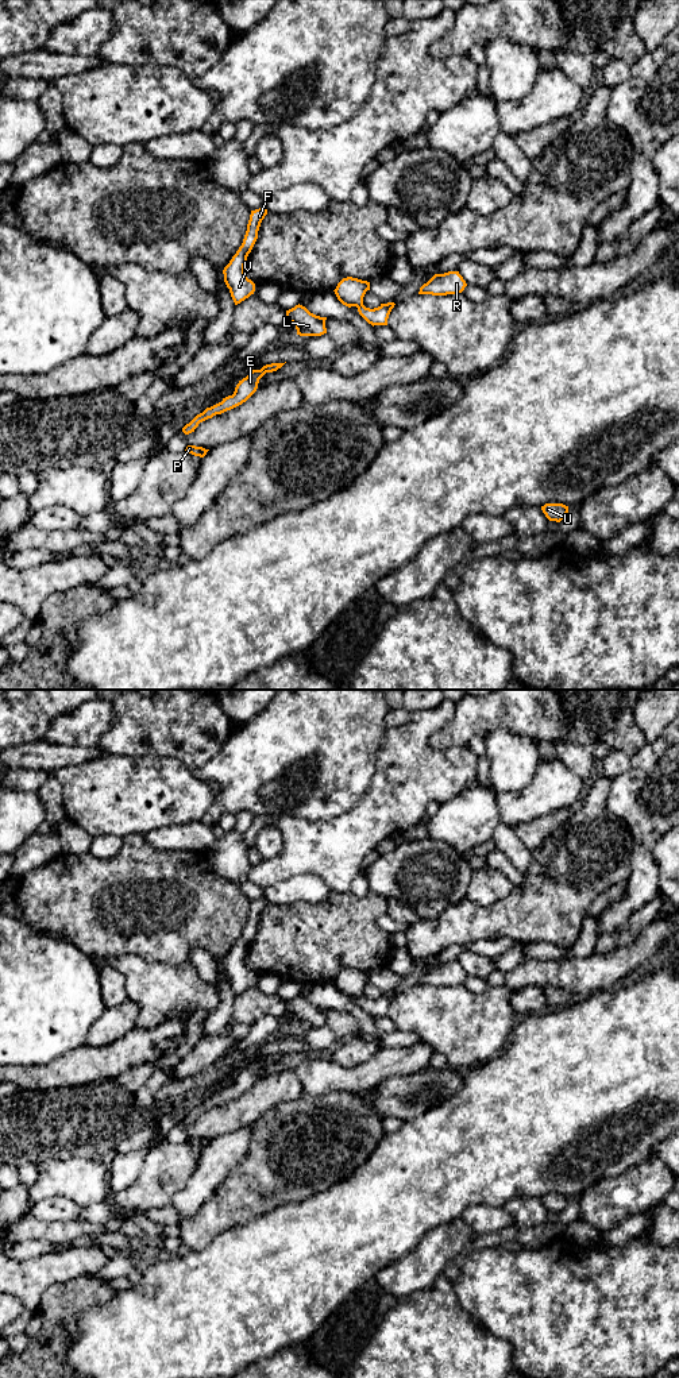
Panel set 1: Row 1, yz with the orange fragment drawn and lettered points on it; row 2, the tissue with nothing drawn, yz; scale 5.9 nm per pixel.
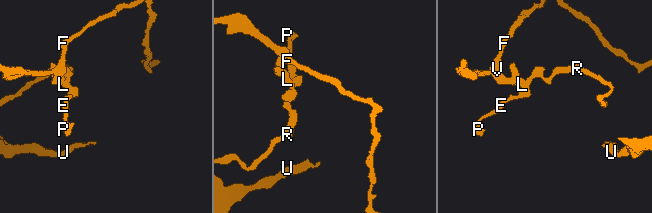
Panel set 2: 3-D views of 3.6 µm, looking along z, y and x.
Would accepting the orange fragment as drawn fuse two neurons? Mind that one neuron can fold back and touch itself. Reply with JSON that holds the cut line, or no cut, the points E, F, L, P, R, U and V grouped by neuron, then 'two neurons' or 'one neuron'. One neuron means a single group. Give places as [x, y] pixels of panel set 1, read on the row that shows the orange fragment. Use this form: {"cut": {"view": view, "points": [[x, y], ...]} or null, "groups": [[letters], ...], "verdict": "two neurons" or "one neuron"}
{"cut": {"view": "yz", "points": [[363, 305], [358, 311]]}, "groups": [["E", "F", "L", "P", "V"], ["R", "U"]], "verdict": "two neurons"}

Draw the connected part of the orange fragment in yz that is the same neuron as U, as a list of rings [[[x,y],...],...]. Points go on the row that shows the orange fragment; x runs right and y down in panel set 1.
[[[545,503],[541,506],[543,513],[549,521],[560,522],[568,513],[568,506],[563,503]]]

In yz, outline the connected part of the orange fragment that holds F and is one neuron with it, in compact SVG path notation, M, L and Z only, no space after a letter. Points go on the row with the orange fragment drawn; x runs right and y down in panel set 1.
M265 205L251 211L243 243L223 270L224 282L229 289L235 305L240 304L255 292L255 283L244 274L244 265L258 239L258 231L266 215L267 209Z

